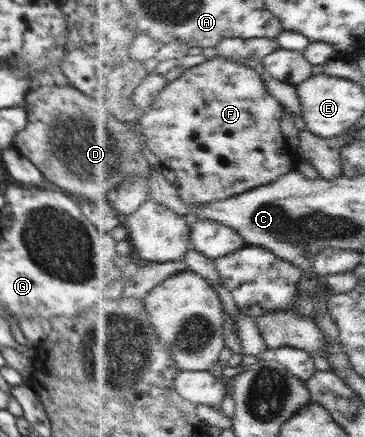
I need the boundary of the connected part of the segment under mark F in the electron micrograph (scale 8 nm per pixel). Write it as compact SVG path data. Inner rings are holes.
M213 57L199 66L187 68L180 77L171 82L161 94L155 98L153 107L146 113L140 121L139 126L143 130L146 145L159 157L162 165L165 165L169 173L174 177L179 187L181 197L187 205L191 207L203 208L207 203L229 199L231 196L239 196L246 191L261 187L267 183L277 181L281 176L286 176L291 170L297 167L299 154L287 145L287 137L283 135L281 129L281 119L283 119L285 107L279 102L277 97L271 95L271 91L265 87L263 77L252 69L252 67L241 65L234 60Z

